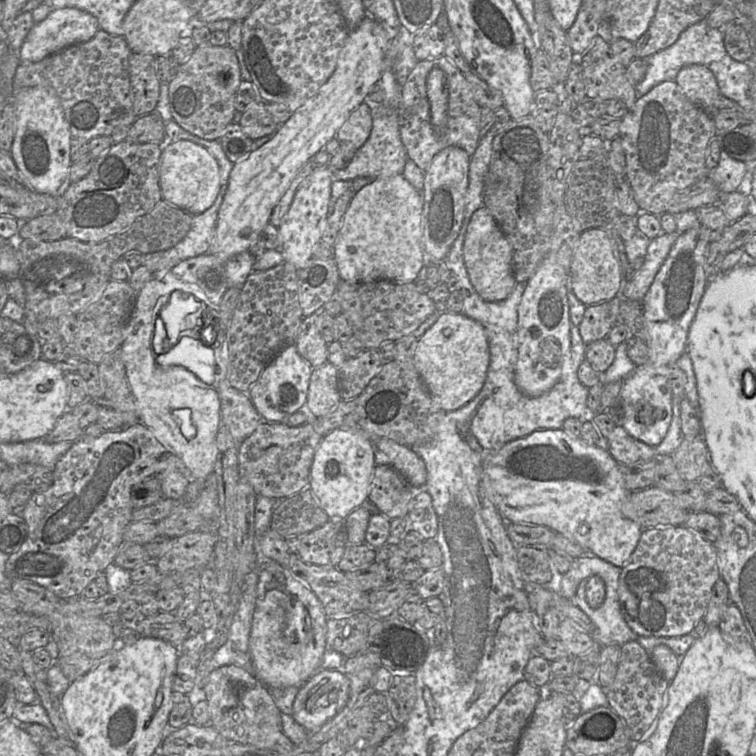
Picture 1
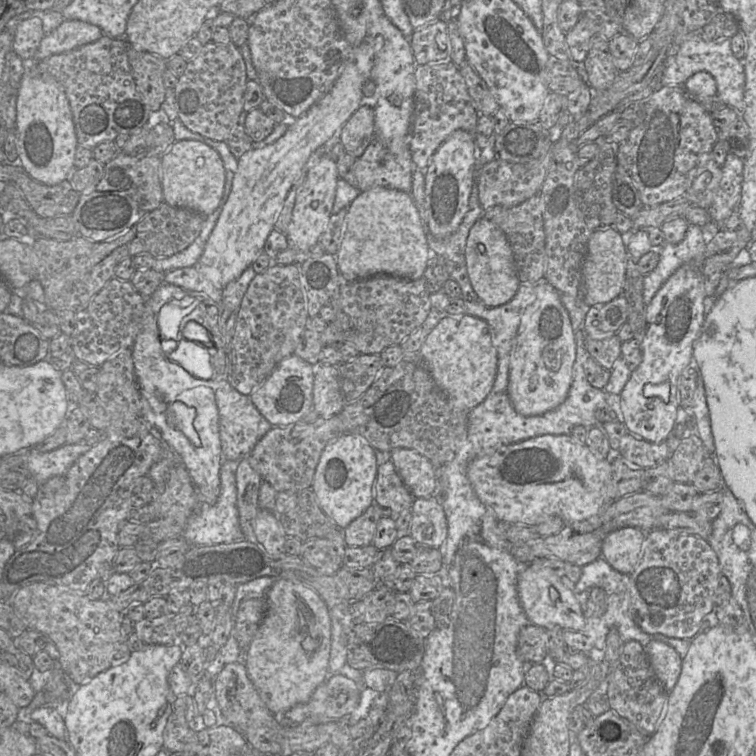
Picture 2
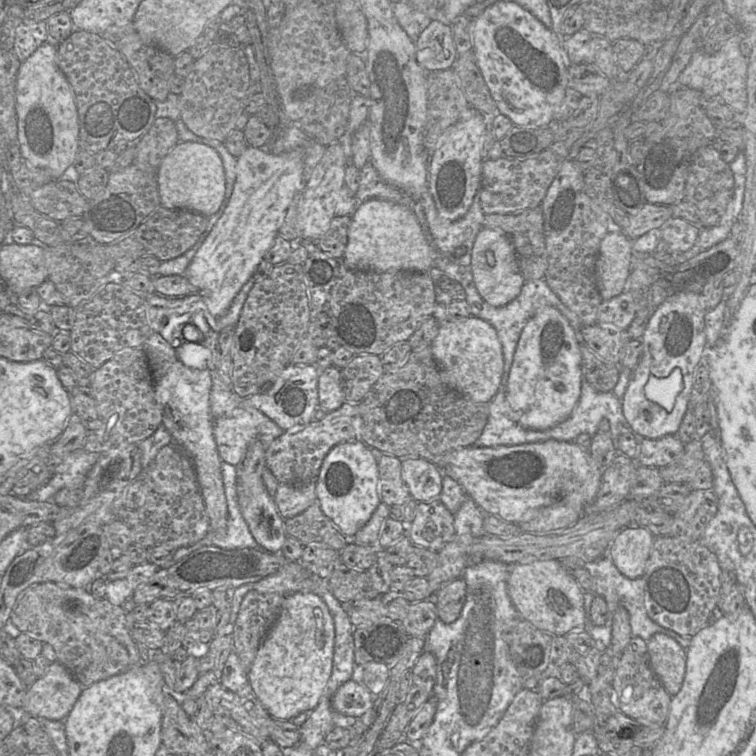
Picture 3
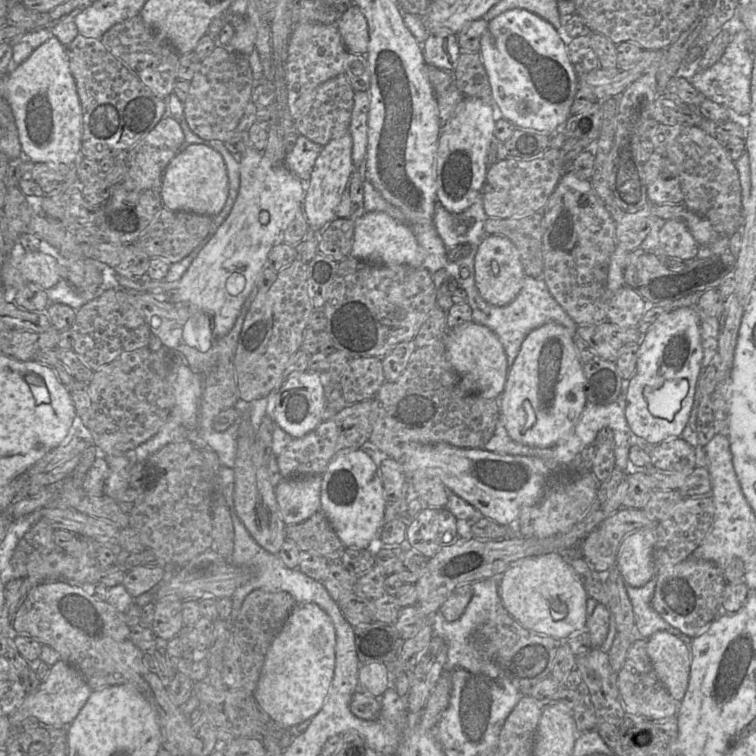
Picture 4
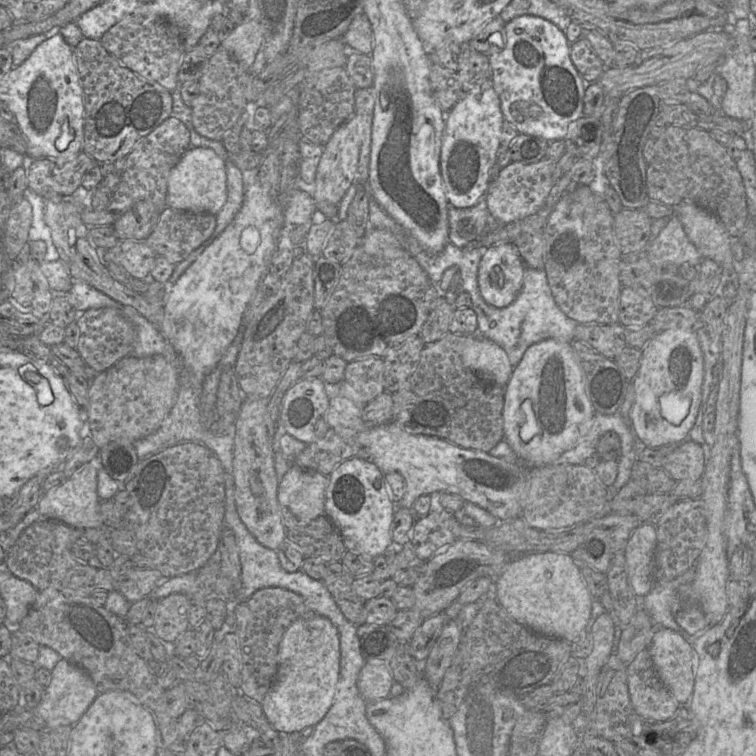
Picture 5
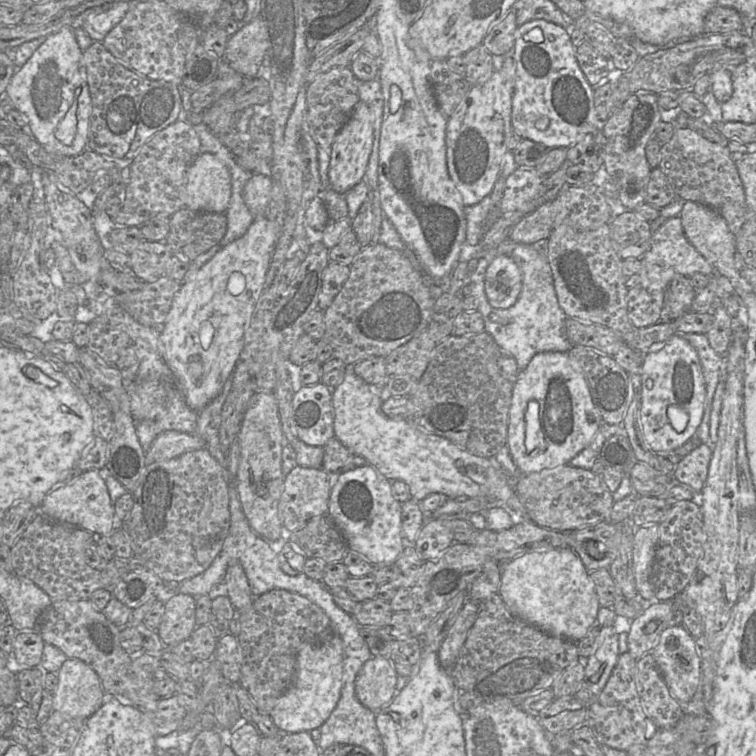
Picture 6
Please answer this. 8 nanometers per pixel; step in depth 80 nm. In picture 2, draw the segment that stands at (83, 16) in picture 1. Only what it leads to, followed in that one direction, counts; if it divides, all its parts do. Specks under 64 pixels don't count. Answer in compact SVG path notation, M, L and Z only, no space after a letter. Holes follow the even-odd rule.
M64 20L58 28L43 37L34 61L94 42L102 34L101 29L93 24L80 20Z

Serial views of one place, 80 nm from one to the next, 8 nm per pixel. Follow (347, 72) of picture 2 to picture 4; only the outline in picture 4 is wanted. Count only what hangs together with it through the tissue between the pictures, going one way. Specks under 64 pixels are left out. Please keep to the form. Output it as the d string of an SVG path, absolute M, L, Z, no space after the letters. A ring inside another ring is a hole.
M251 144L240 155L239 163L240 188L230 214L193 260L179 280L177 289L172 291L170 299L176 304L188 305L207 313L211 318L216 339L226 336L233 328L245 300L256 285L260 272L267 265L269 253L294 220L306 196L301 179L284 164L273 165L264 153Z

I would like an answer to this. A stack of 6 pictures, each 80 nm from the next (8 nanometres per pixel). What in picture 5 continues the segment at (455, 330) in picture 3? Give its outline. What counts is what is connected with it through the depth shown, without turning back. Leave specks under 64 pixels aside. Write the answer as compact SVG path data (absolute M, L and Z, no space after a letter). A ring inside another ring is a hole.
M479 334L470 335L462 352L463 364L489 384L505 387L514 367L506 351Z

